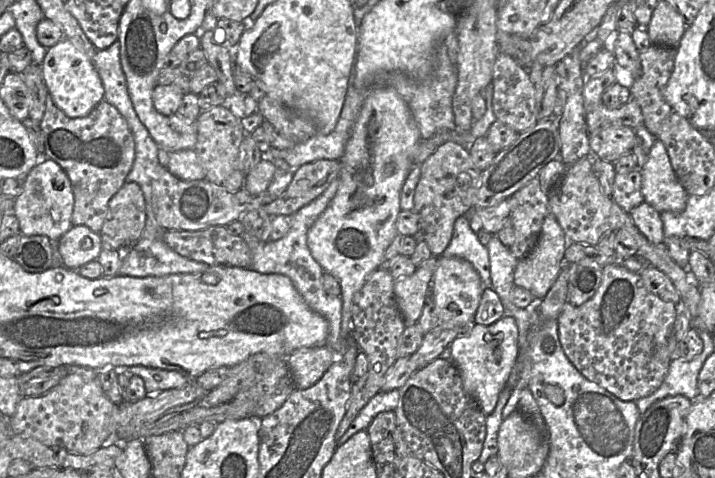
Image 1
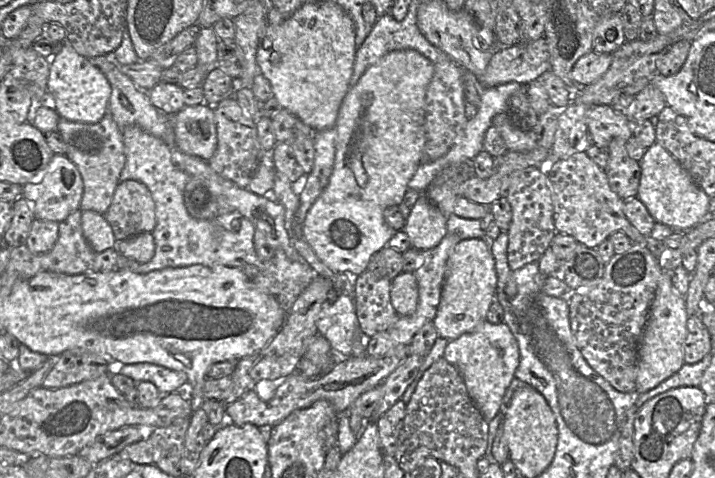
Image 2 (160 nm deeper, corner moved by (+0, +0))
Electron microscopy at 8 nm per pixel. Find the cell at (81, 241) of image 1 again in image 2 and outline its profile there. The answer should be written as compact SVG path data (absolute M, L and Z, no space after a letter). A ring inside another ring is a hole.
M91 210L83 211L81 226L84 238L96 254L115 247L113 231L105 216Z

